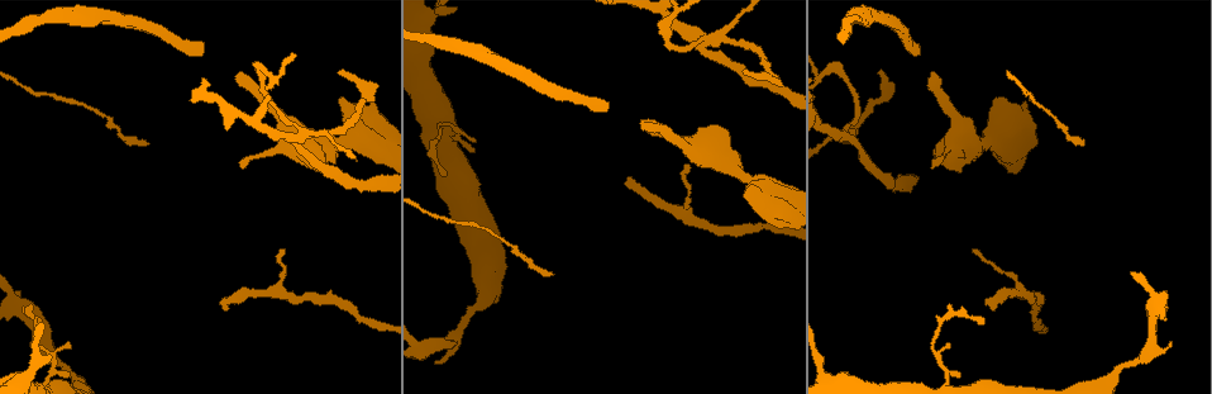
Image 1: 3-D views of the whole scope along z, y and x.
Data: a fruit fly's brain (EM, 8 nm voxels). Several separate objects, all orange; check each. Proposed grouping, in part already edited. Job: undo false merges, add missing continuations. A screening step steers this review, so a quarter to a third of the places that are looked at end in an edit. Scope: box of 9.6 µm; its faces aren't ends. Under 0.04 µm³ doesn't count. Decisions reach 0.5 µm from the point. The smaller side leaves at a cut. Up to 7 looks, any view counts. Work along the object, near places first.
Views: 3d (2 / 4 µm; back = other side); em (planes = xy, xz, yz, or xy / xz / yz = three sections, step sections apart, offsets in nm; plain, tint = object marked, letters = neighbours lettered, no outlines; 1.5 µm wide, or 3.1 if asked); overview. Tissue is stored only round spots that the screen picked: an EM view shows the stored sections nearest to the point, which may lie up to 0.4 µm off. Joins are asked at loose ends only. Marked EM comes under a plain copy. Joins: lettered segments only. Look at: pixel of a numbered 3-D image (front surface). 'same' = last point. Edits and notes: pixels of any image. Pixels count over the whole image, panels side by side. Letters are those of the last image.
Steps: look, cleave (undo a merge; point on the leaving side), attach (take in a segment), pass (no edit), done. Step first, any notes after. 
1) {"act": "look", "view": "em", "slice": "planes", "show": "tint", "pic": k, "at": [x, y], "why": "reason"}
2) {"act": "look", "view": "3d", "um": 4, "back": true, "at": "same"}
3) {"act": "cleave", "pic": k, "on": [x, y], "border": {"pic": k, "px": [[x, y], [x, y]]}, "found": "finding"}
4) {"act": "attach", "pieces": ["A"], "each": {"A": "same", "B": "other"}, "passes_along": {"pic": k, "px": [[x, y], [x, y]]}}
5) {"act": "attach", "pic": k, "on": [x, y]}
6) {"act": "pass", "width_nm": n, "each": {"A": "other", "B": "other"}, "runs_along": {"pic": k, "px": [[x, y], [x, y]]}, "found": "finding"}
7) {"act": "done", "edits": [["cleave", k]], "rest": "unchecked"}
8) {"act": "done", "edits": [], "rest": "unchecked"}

{"act": "look", "view": "3d", "um": 4, "pic": 1, "at": [641, 125], "why": "branch stops here"}

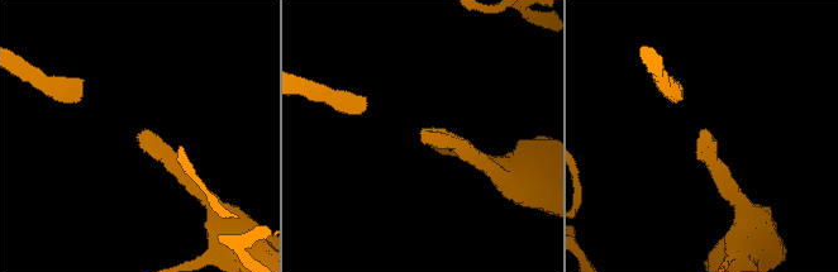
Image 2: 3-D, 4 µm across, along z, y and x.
{"act": "look", "view": "em", "slice": "planes", "show": "tint", "pic": 2, "at": [707, 143], "why": "now the EM"}

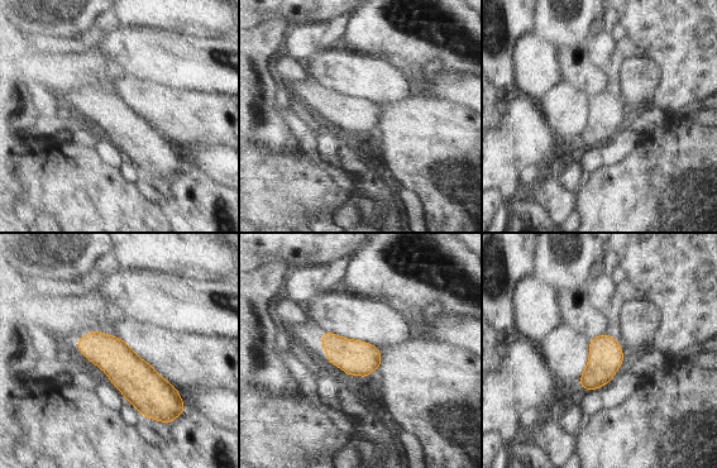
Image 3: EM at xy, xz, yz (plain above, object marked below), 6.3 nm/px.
{"act": "look", "view": "em", "slice": "planes", "show": "letters", "at": "same", "why": "see the neighbours"}

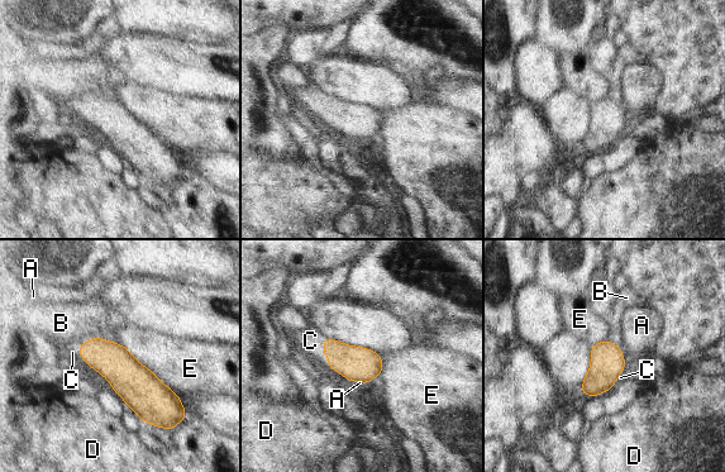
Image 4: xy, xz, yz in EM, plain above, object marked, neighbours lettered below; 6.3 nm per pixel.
{"act": "attach", "pieces": ["C"], "each": {"A": "other", "B": "other", "C": "same", "D": "other", "E": "other"}, "found": "the neuron continues"}

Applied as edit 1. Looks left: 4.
{"act": "look", "view": "overview"}

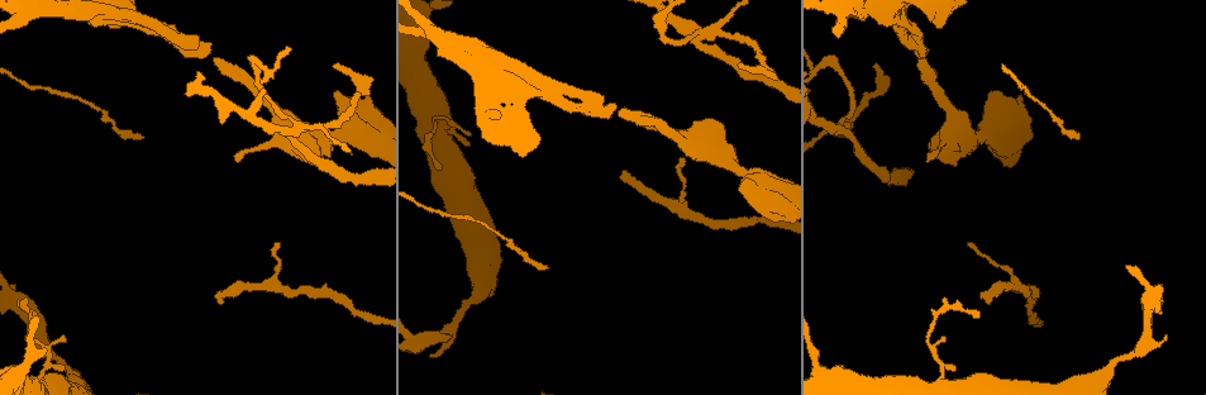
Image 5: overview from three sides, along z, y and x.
{"act": "look", "view": "3d", "um": 2, "pic": 5, "at": [968, 242], "why": "an open end"}

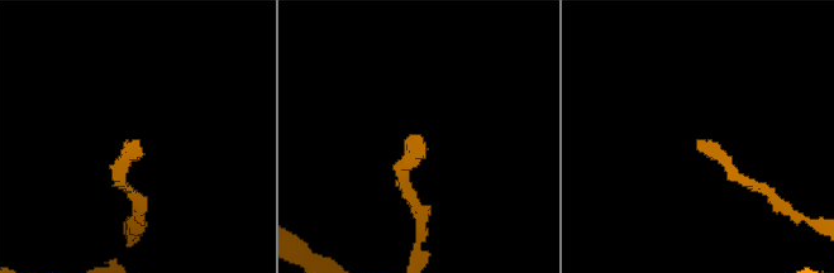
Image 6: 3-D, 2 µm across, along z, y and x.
{"act": "look", "view": "em", "slice": "planes", "show": "tint", "pic": 6, "at": [420, 135], "why": "now the EM"}

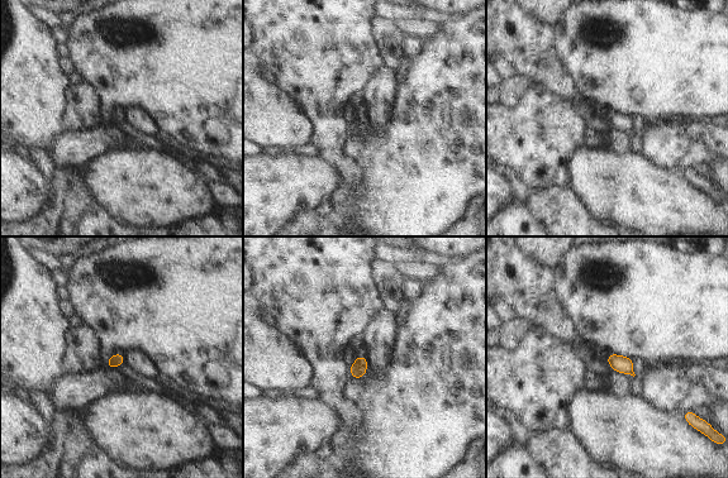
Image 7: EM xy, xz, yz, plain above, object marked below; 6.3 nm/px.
{"act": "look", "view": "em", "slice": "planes", "show": "letters", "at": "same", "why": "what lies round it"}

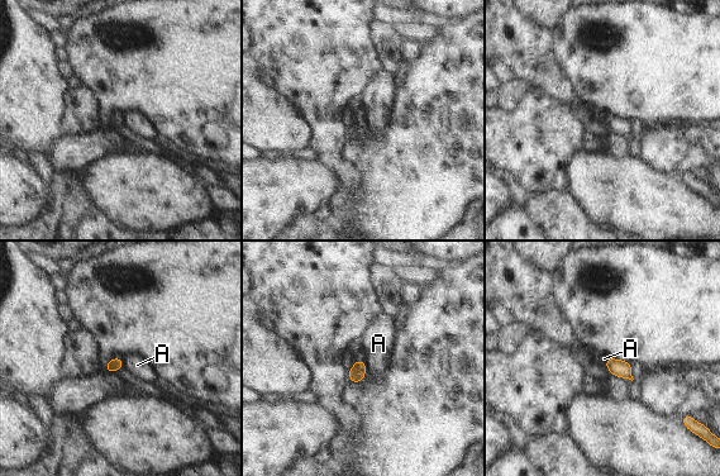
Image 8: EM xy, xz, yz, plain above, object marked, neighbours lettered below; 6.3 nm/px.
{"act": "pass", "width_nm": 80, "each": {"A": "other"}, "border": {"pic": 8, "px": [[361, 360], [367, 370]]}, "found": "none of them fits"}

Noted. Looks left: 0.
{"act": "done", "edits": [["attach", 4]], "rest": "unchecked"}

